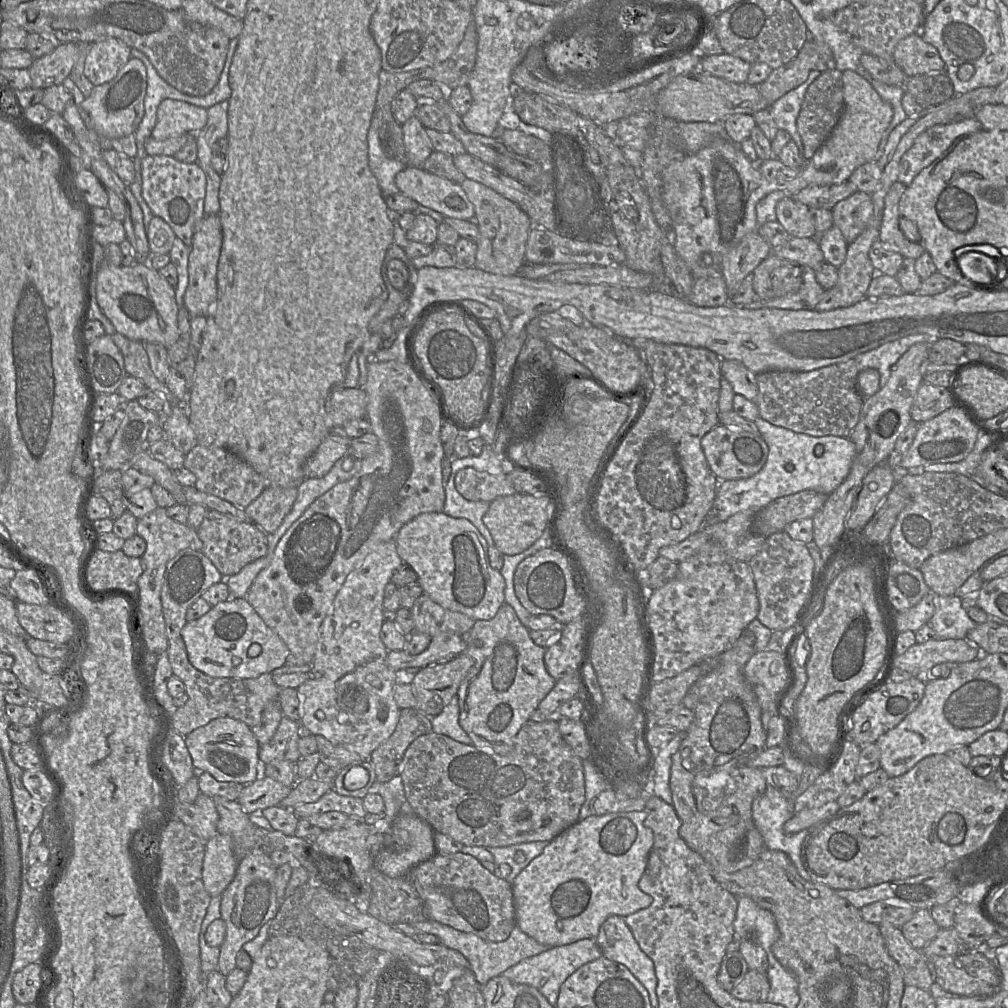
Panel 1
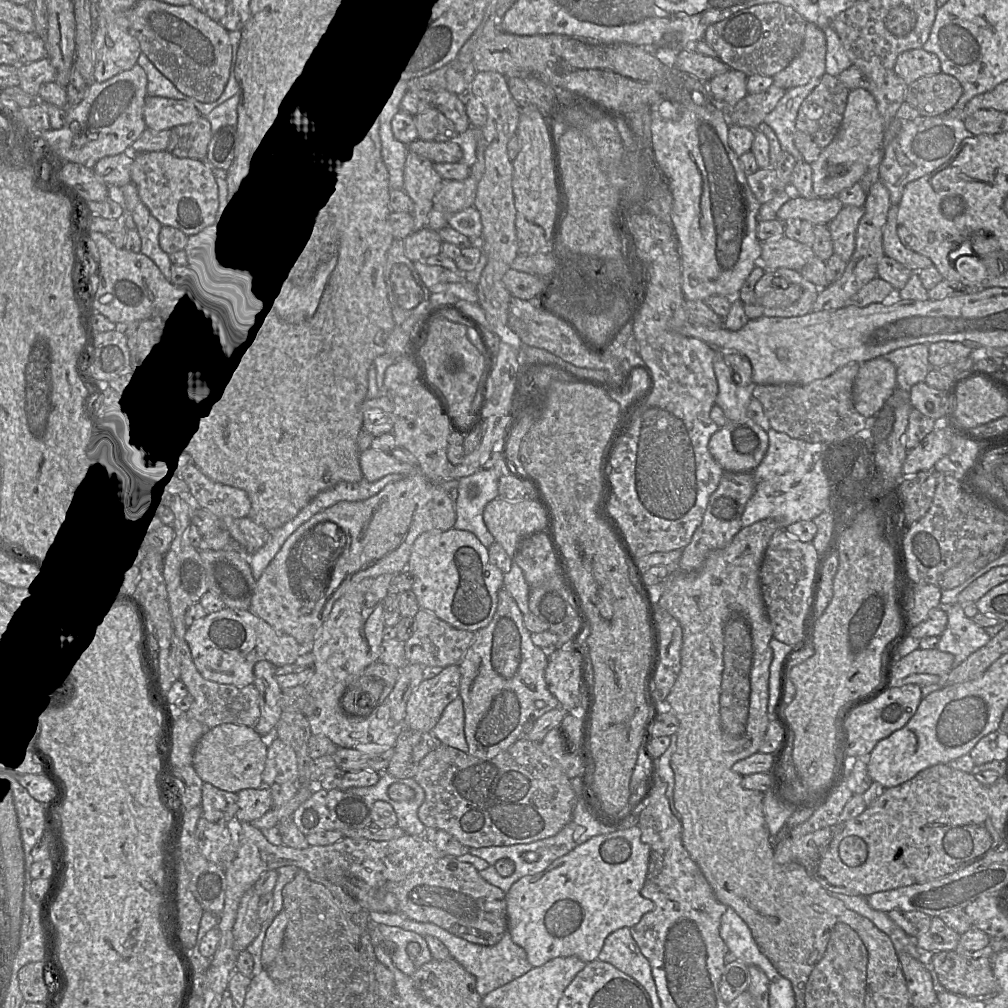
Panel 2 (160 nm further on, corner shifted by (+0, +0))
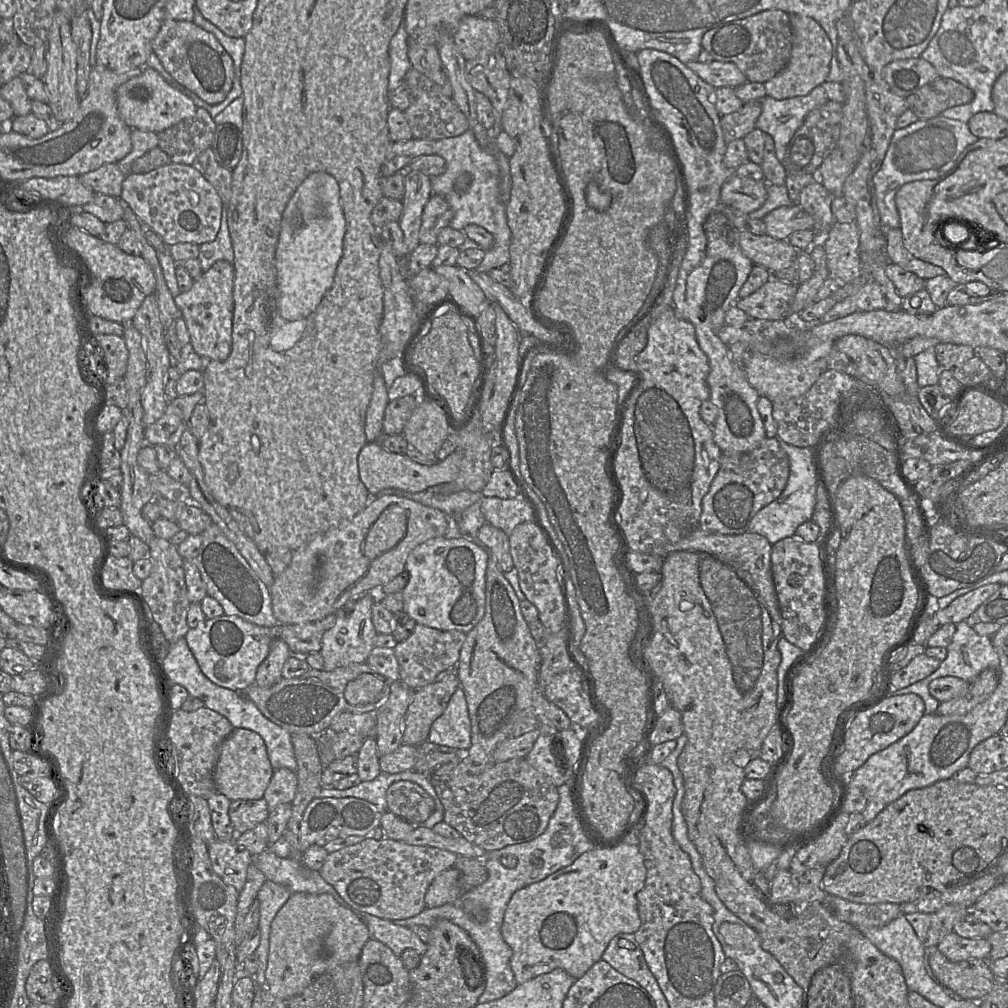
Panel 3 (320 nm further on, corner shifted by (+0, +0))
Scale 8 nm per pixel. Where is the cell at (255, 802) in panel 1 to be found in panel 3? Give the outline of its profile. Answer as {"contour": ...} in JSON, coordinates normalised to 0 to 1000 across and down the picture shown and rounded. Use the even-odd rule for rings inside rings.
{"contour":[[[262,792],[231,794],[227,800],[227,811],[234,827],[240,827],[264,815],[266,808],[266,799]]]}

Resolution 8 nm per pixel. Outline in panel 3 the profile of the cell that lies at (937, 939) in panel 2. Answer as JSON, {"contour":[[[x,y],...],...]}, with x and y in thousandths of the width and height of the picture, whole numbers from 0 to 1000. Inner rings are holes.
{"contour":[[[946,924],[939,927],[929,940],[942,953],[980,951],[983,937],[979,931],[955,931]]]}

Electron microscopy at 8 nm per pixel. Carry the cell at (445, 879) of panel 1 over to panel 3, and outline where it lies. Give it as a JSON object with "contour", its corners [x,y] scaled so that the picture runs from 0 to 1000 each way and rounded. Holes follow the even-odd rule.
{"contour":[[[449,859],[431,871],[421,890],[422,899],[432,901],[449,896],[459,885],[456,878],[456,865]]]}

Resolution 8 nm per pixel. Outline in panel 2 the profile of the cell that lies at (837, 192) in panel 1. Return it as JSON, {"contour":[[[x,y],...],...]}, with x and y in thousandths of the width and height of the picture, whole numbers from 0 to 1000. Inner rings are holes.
{"contour":[[[786,194],[771,210],[771,217],[795,217],[809,223],[820,223],[837,205],[830,194],[800,197]]]}

